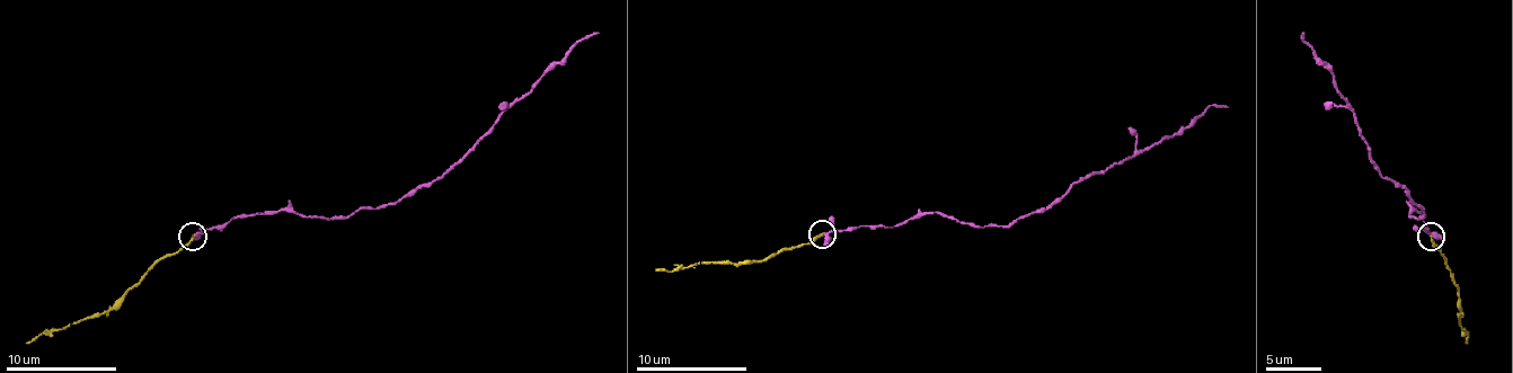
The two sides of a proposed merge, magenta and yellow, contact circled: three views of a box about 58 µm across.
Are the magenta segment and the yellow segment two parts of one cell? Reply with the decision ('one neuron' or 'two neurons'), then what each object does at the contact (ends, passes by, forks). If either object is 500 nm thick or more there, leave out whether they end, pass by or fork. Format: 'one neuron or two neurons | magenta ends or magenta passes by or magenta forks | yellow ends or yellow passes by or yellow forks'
one neuron | magenta ends | yellow ends

